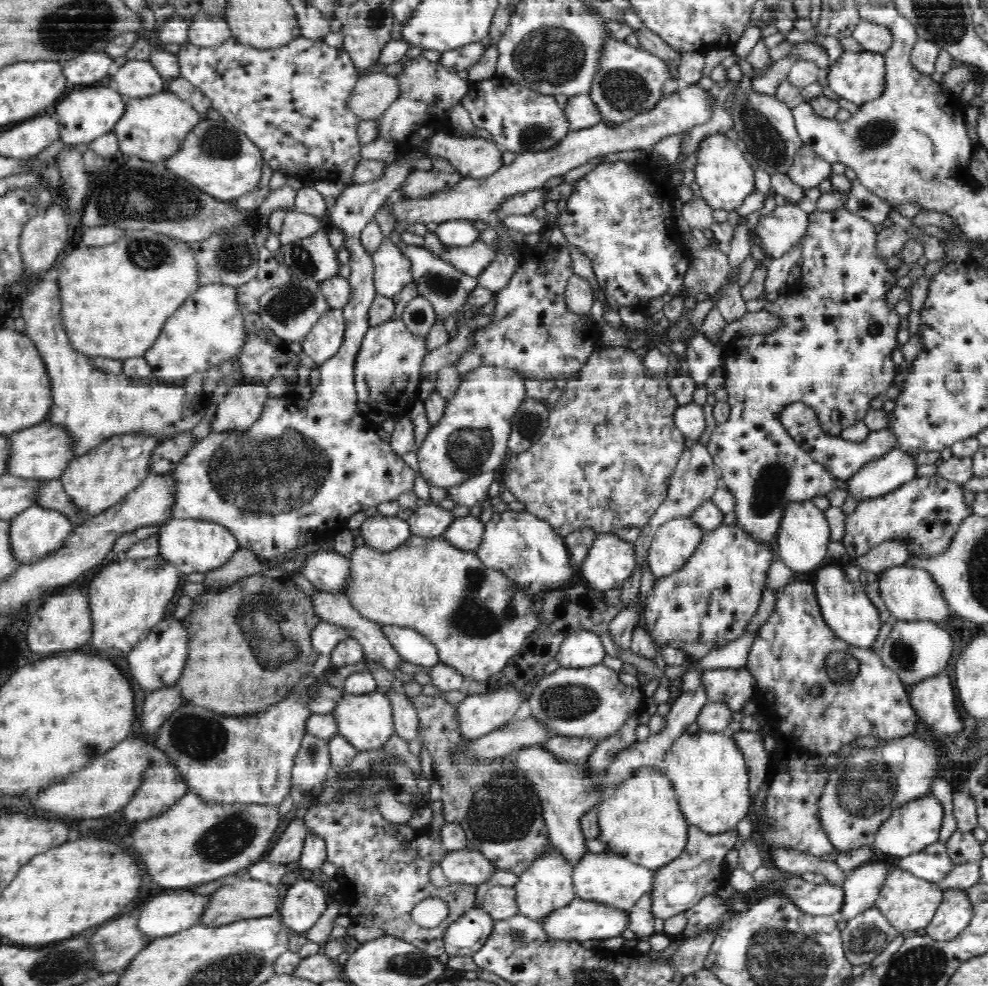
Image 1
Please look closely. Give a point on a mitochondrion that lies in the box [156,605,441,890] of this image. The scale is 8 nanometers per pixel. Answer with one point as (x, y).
(201, 739)

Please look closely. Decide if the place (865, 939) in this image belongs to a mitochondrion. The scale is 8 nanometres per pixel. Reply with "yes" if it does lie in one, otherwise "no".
yes

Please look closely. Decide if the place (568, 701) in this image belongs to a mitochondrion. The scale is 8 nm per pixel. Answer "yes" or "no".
yes

